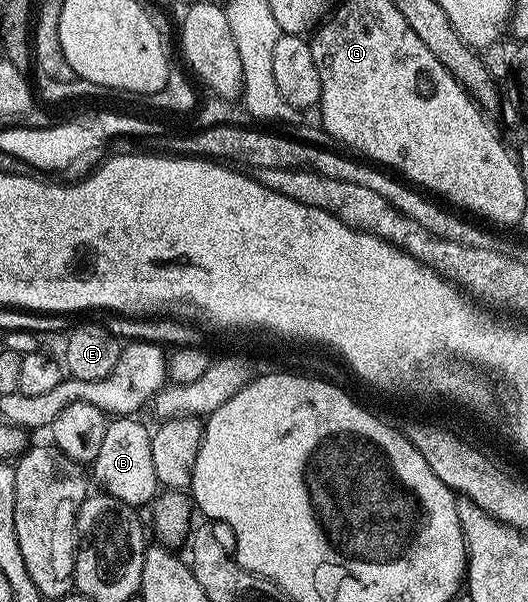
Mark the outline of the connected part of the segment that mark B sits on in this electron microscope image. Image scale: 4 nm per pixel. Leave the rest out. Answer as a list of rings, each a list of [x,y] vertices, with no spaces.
[[[136,416],[117,417],[110,420],[107,435],[99,455],[91,463],[91,477],[98,481],[100,492],[109,493],[115,499],[134,507],[148,506],[158,496],[159,486],[155,467],[151,463],[151,429]]]

